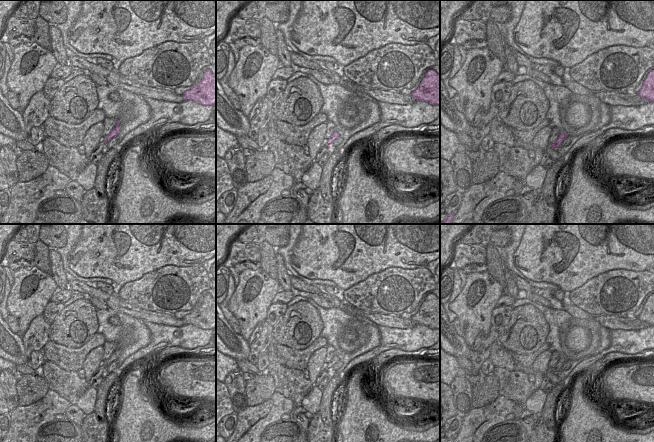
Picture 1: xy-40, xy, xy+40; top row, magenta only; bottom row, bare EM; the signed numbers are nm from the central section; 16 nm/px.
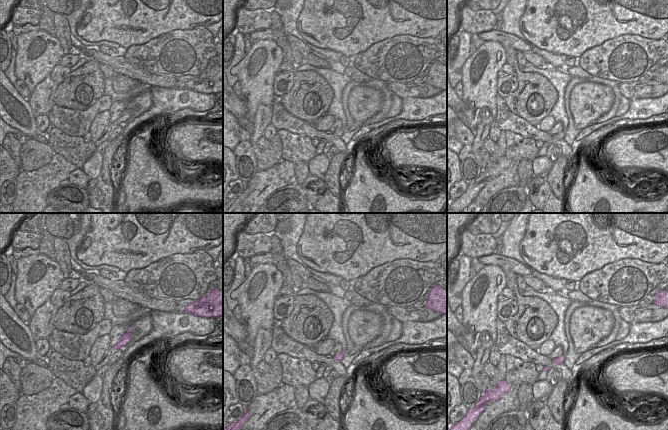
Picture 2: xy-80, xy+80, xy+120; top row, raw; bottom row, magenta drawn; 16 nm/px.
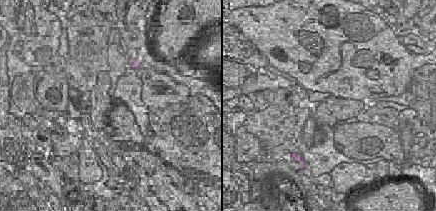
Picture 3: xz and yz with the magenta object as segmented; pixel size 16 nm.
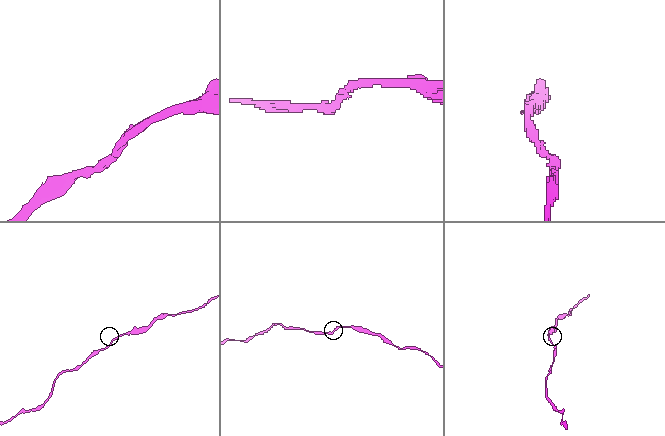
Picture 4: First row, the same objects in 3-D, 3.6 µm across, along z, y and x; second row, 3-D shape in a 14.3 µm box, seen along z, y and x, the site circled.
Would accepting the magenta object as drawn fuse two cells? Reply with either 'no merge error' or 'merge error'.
no merge error

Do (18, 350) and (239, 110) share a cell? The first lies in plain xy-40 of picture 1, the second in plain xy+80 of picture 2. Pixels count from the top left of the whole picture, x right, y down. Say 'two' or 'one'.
one

